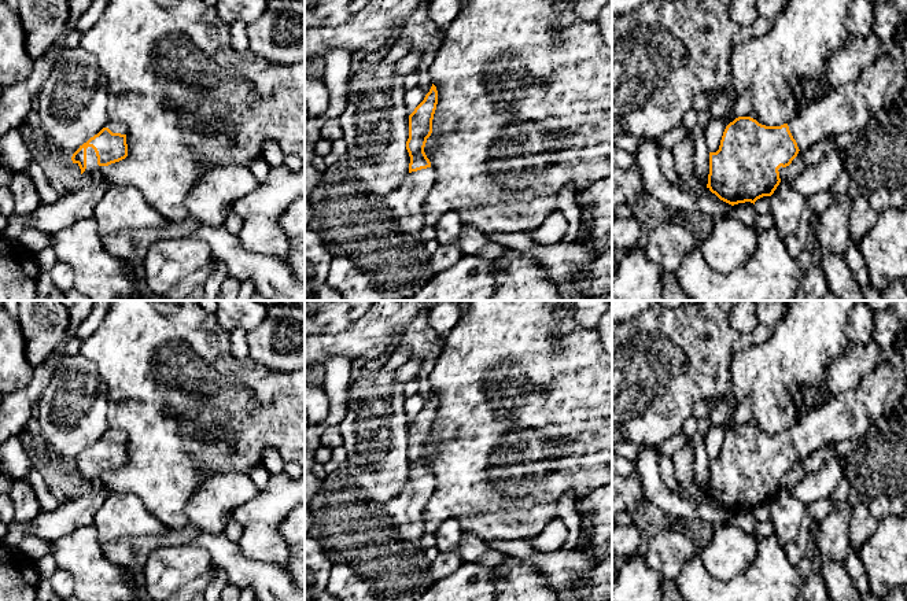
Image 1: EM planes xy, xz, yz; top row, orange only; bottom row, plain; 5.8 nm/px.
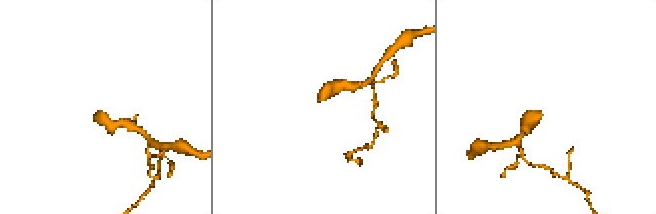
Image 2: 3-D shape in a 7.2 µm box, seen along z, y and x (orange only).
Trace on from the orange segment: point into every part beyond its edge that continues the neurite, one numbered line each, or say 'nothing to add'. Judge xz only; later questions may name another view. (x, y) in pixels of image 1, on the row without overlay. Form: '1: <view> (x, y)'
1: xz (406, 509)

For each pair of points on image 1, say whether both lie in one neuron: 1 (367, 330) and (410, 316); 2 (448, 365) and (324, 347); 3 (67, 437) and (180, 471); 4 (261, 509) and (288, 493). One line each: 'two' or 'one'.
1: one
2: two
3: two
4: one

